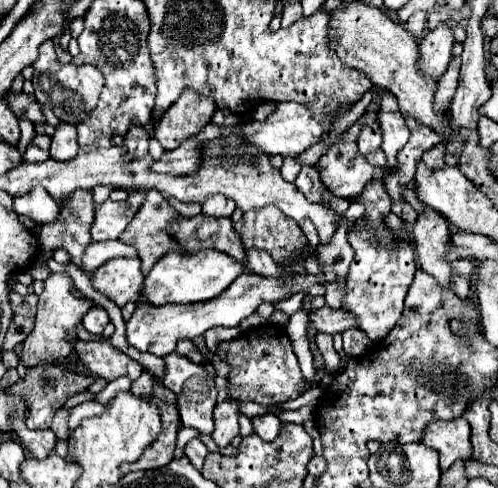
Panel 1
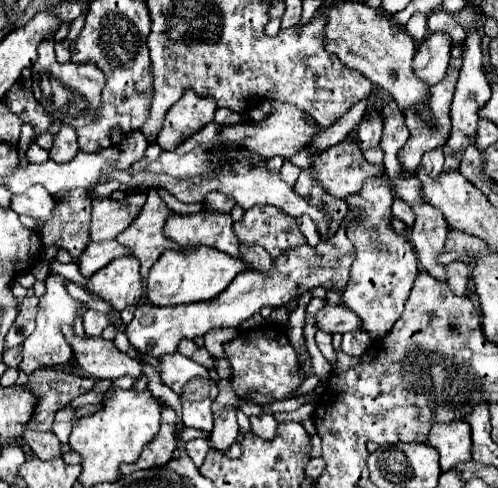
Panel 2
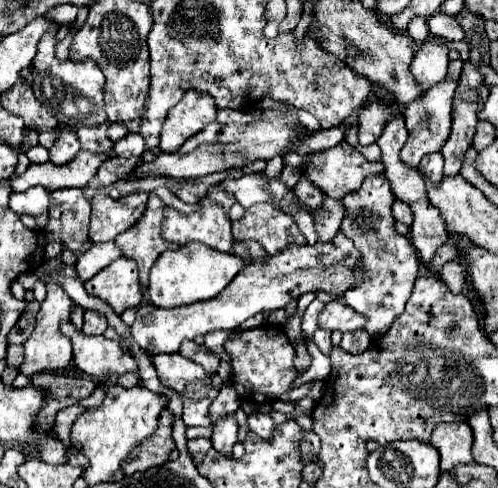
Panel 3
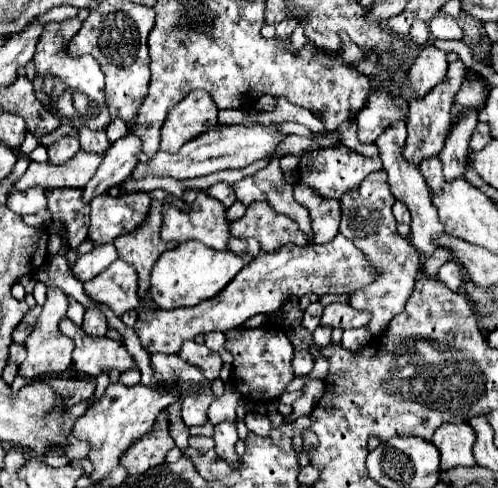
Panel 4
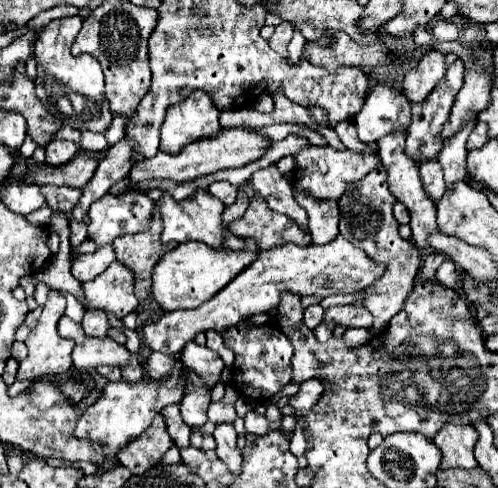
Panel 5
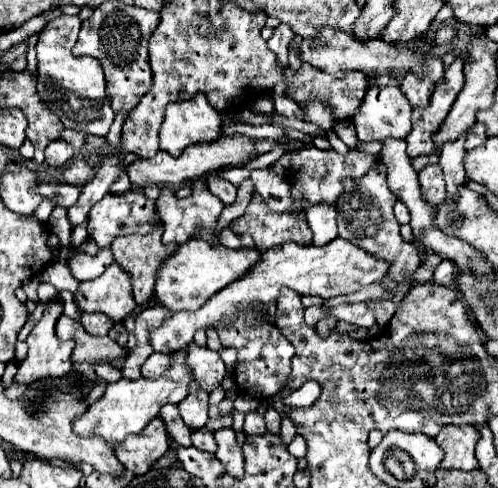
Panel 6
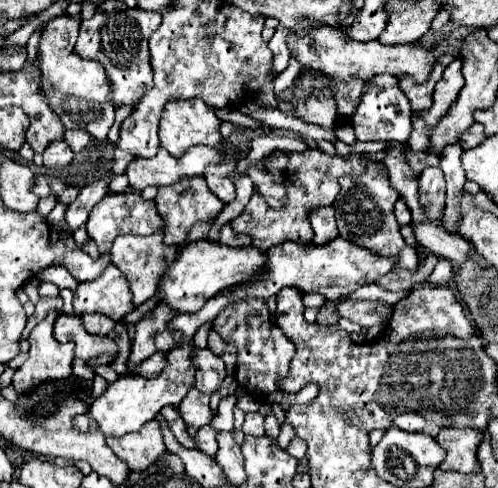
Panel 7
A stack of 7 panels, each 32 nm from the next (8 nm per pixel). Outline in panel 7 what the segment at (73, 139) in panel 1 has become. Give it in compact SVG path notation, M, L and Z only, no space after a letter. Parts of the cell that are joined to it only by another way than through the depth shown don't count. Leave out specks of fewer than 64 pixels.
M56 140L56 142L48 144L48 148L44 150L44 166L46 168L64 168L72 160L74 160L74 152L64 140Z

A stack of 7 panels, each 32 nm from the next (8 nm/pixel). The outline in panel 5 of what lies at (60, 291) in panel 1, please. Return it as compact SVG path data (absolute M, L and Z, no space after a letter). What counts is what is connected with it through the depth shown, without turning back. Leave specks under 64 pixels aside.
M50 290L48 294L48 302L44 304L42 316L36 324L36 328L32 330L32 334L26 338L26 346L28 346L28 356L24 362L20 362L18 368L18 378L20 380L36 380L40 376L50 376L50 374L62 374L72 366L72 340L62 338L58 334L58 320L64 316L66 310L66 298L62 296L62 292L58 290Z

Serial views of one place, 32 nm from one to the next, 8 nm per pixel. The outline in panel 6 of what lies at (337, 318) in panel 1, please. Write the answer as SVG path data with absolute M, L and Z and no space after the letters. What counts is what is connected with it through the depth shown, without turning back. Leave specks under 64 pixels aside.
M364 302L342 304L342 306L336 306L336 308L330 308L330 316L344 320L348 324L354 324L354 326L362 326L362 328L372 328L376 324L376 318L372 316L372 312L368 310L368 306Z

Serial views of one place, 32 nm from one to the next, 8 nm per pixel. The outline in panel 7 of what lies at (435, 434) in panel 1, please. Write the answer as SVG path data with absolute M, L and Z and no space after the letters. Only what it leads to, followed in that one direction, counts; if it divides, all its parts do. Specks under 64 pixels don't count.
M442 428L436 442L446 450L446 458L440 464L442 470L456 472L478 472L476 448L482 440L482 432L474 428Z

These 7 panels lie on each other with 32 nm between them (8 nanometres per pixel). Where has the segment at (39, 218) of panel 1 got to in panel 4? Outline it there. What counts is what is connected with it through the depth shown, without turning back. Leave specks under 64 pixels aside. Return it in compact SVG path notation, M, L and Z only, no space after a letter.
M36 186L36 188L28 188L24 192L16 192L14 188L8 192L8 208L14 210L16 214L36 214L44 208L48 208L48 198L46 198L46 190Z

